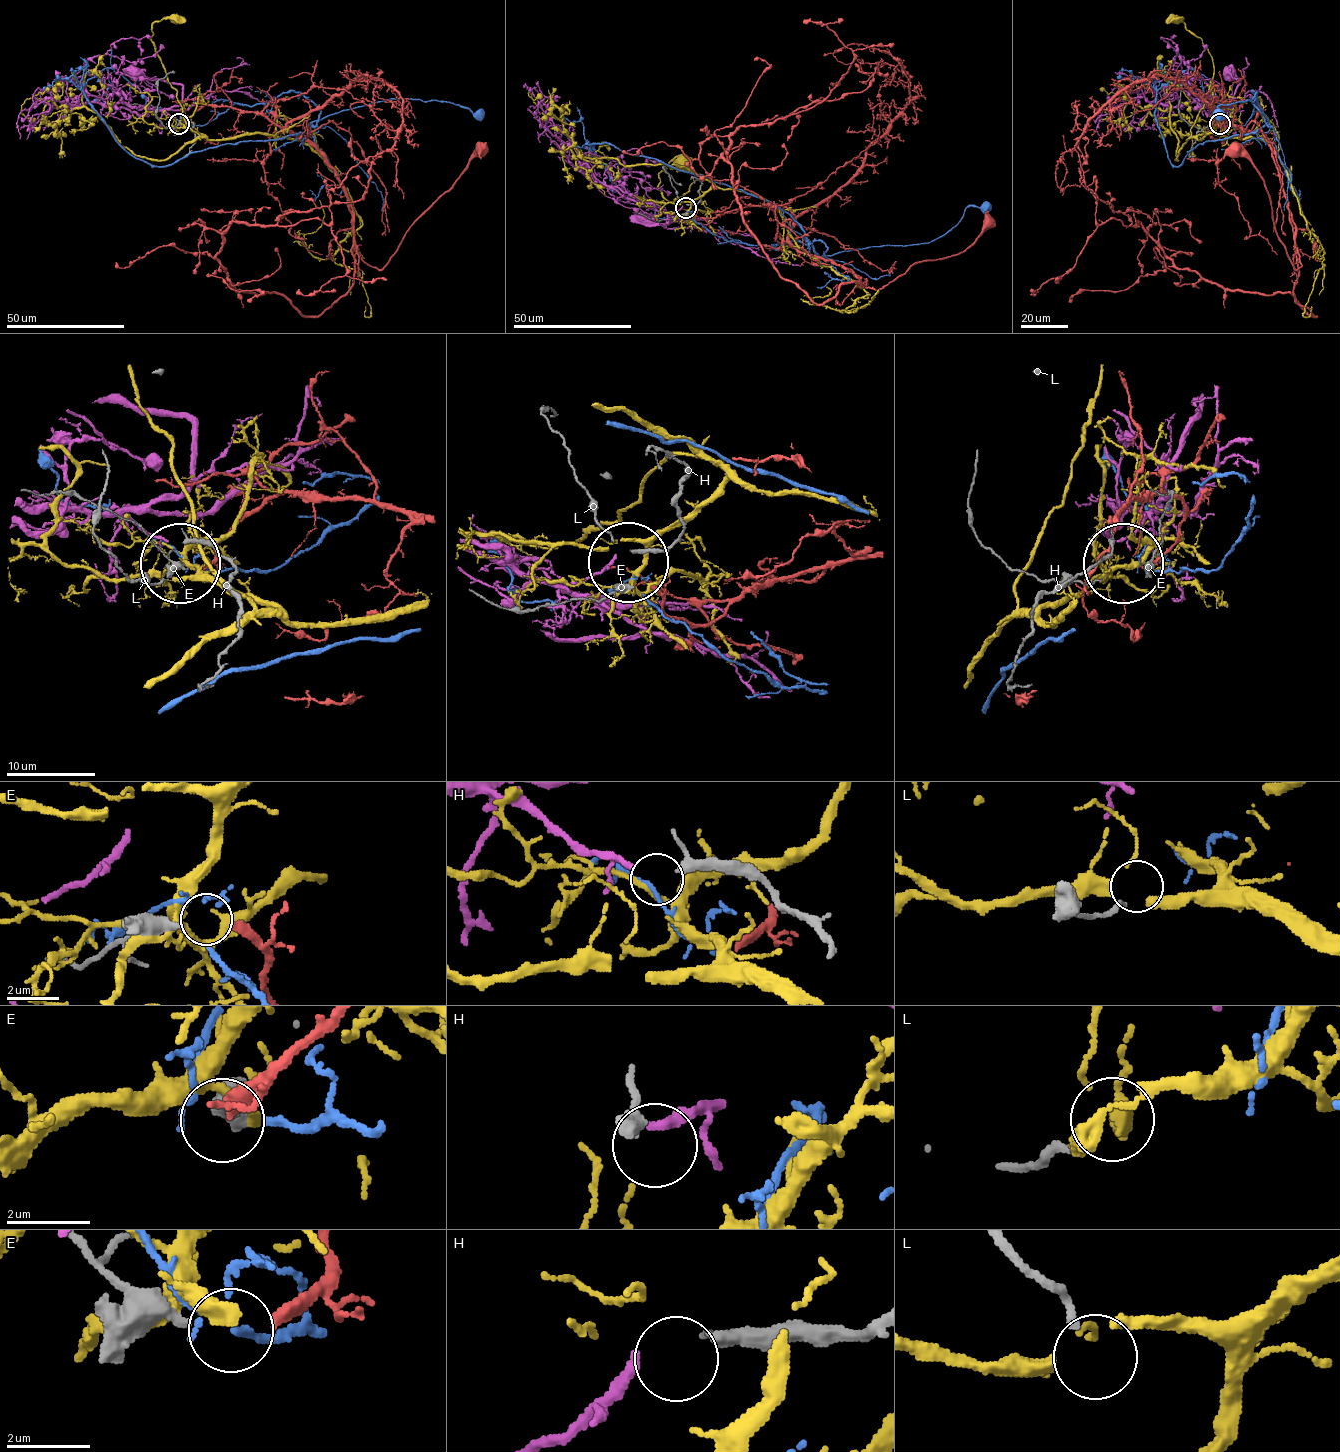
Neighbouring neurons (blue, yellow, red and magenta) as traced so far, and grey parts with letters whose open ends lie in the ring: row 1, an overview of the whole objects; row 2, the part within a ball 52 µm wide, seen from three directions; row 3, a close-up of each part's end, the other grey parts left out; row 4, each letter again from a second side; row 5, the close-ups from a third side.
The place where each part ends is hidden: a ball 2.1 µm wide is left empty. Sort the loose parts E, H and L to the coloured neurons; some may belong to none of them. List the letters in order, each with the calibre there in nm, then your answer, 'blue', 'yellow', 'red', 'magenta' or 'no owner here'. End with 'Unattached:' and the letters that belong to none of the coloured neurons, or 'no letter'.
E: 360 nm | red
H: 240 nm | magenta
L: 190 nm | no owner here
Unattached: L

